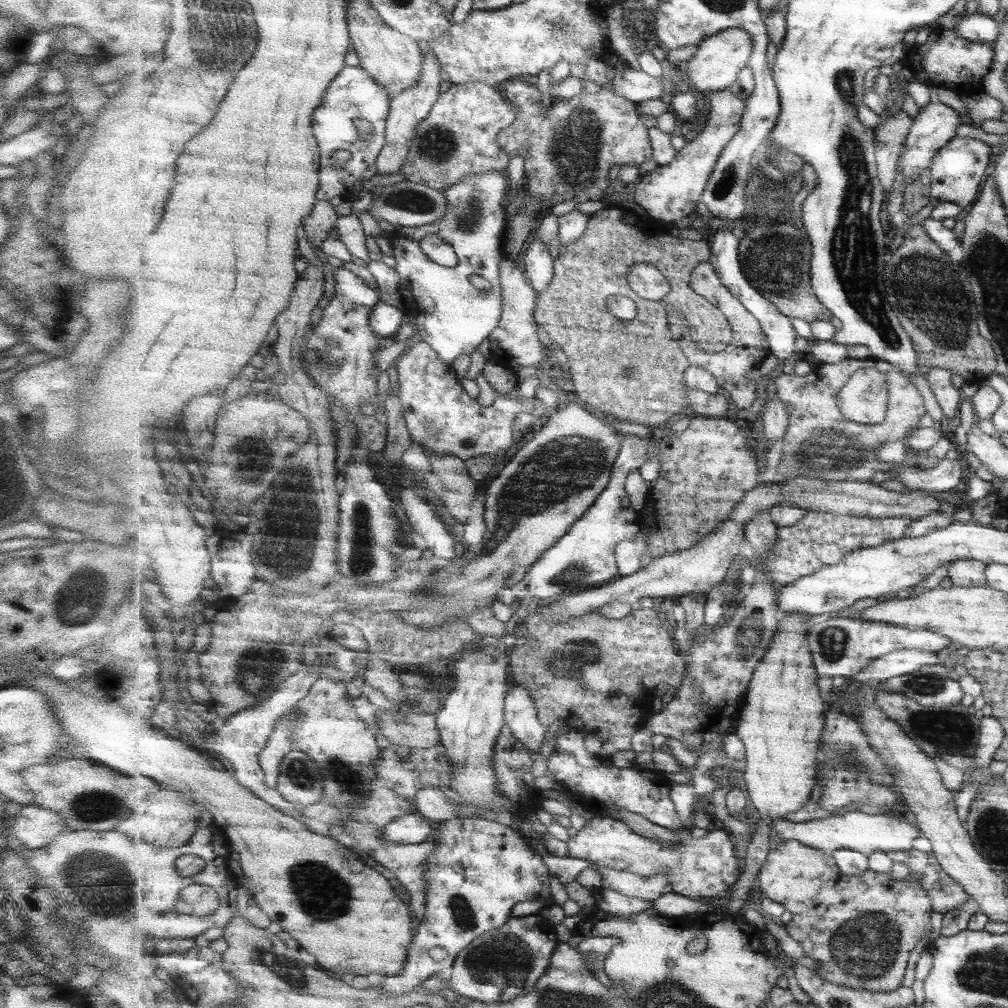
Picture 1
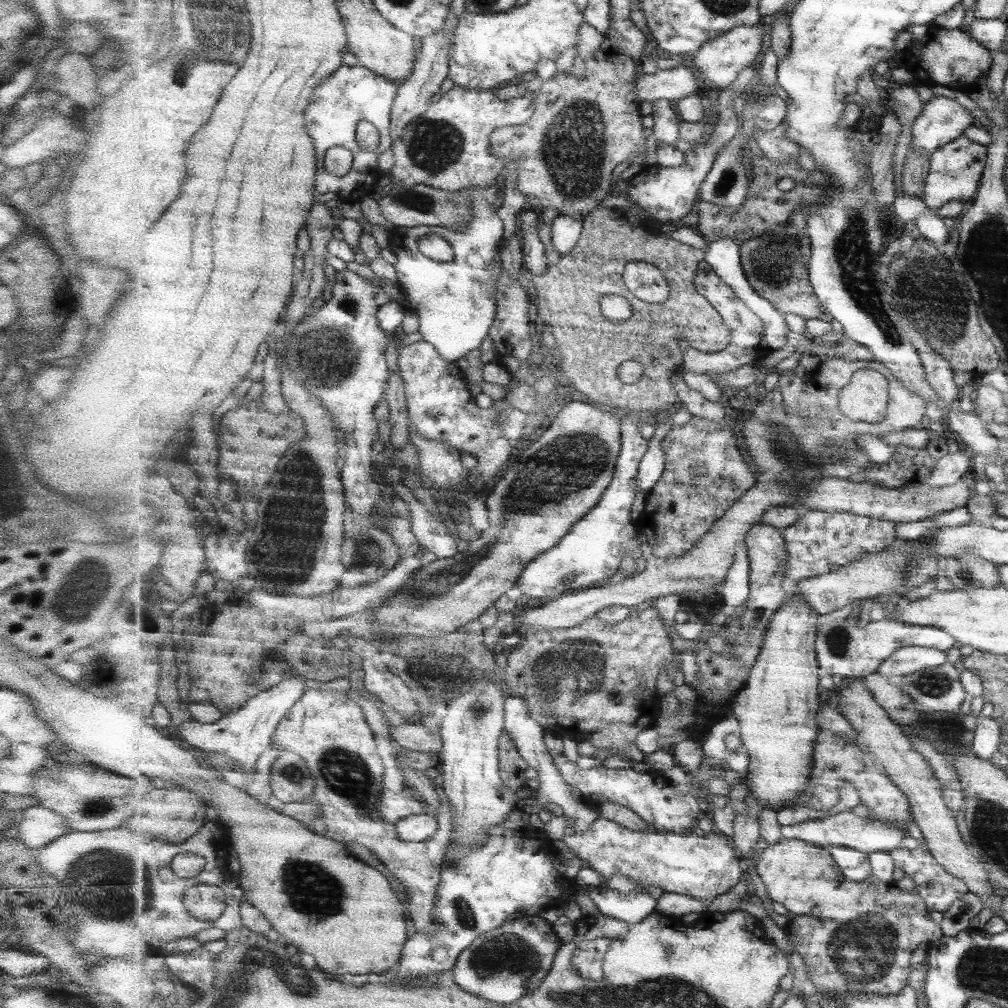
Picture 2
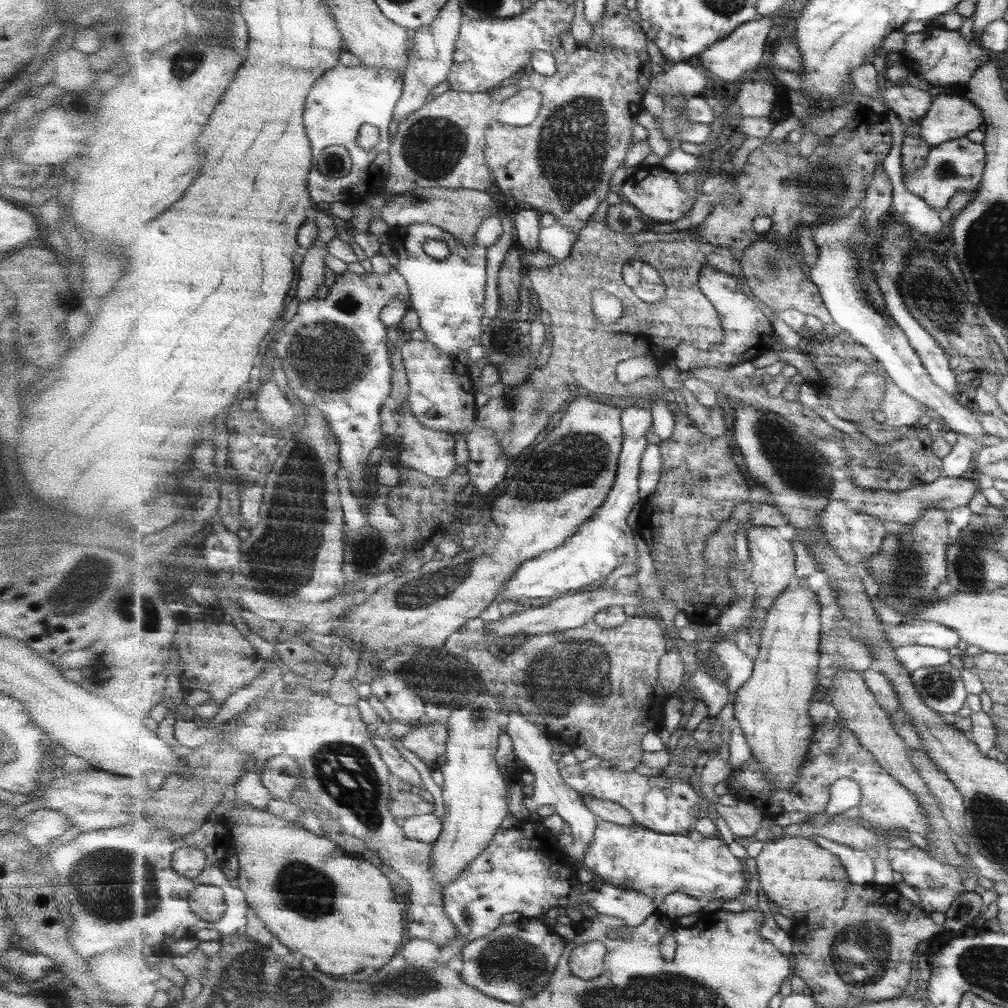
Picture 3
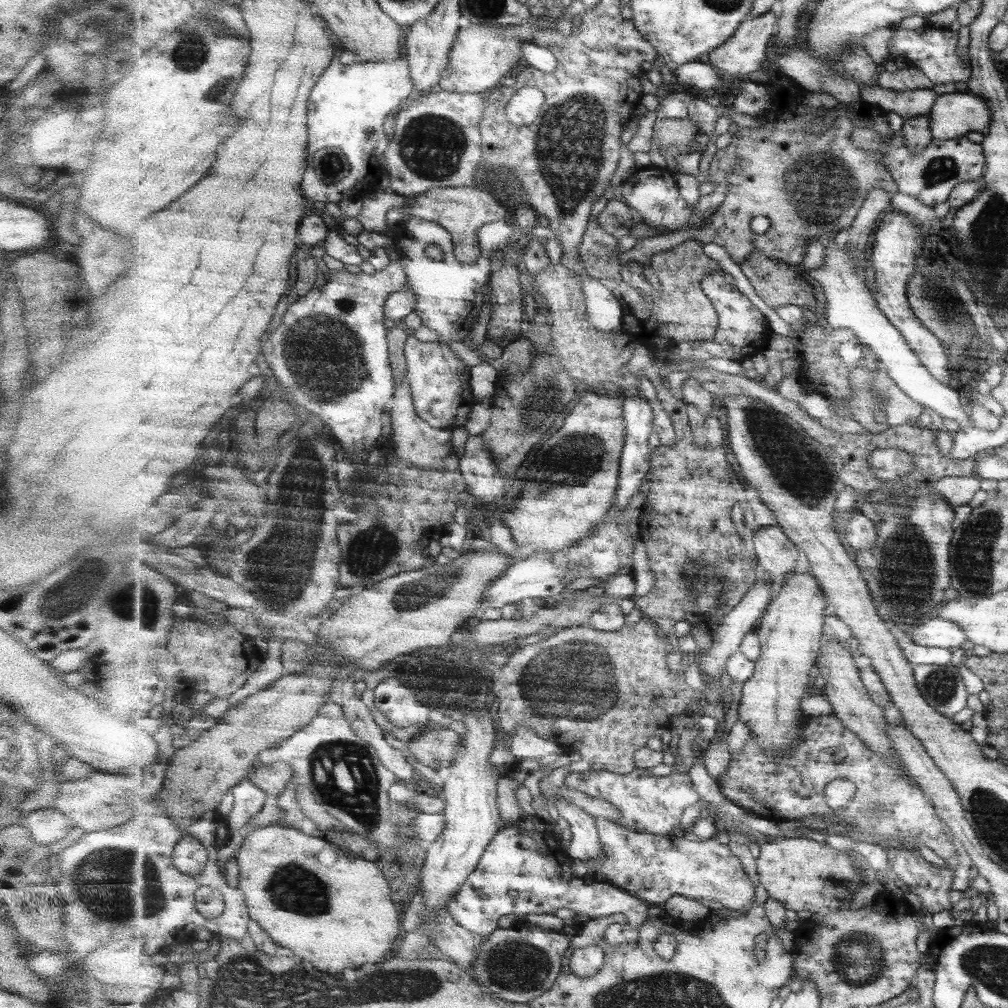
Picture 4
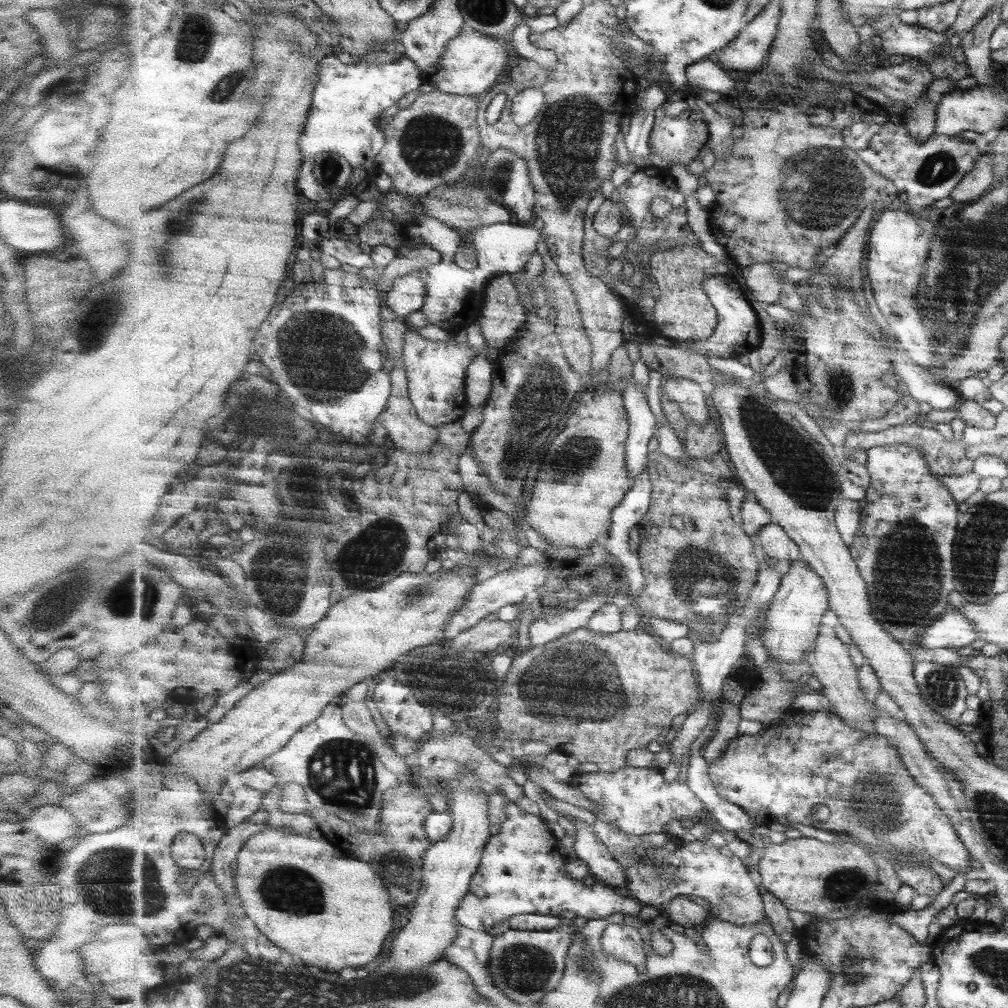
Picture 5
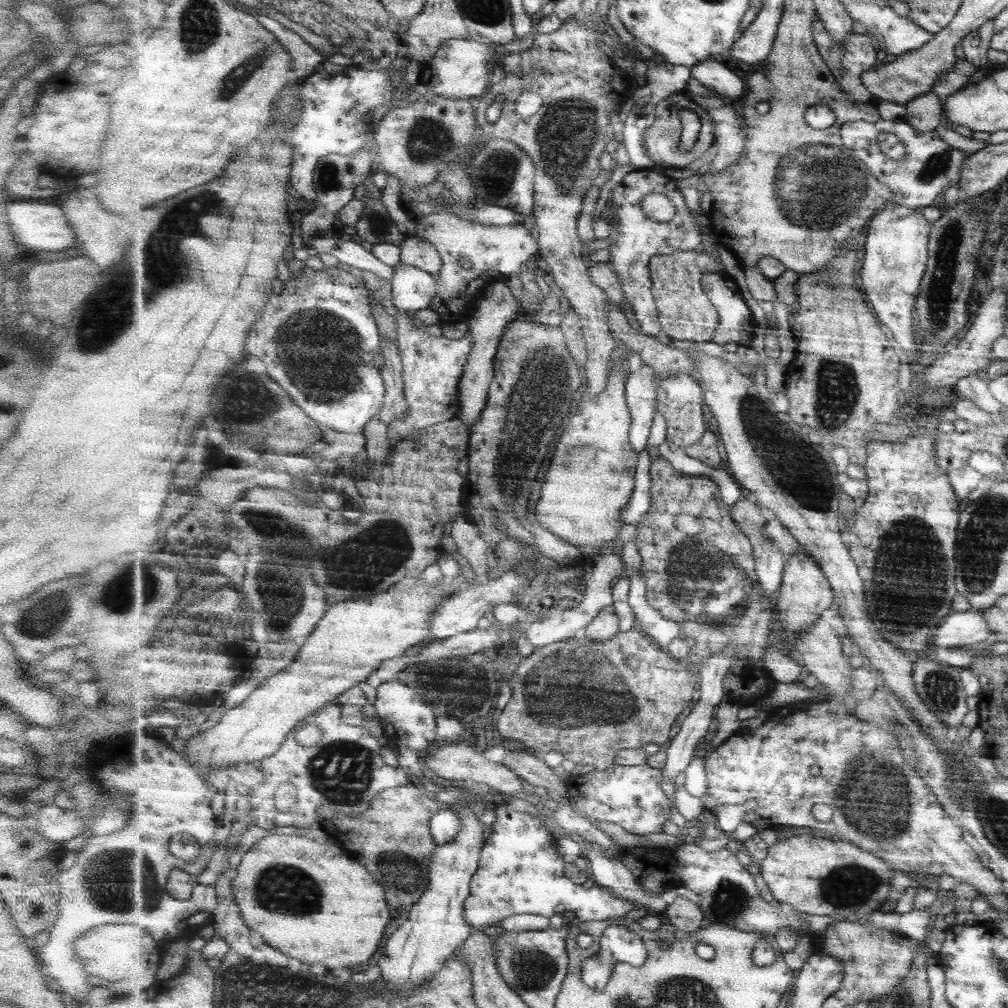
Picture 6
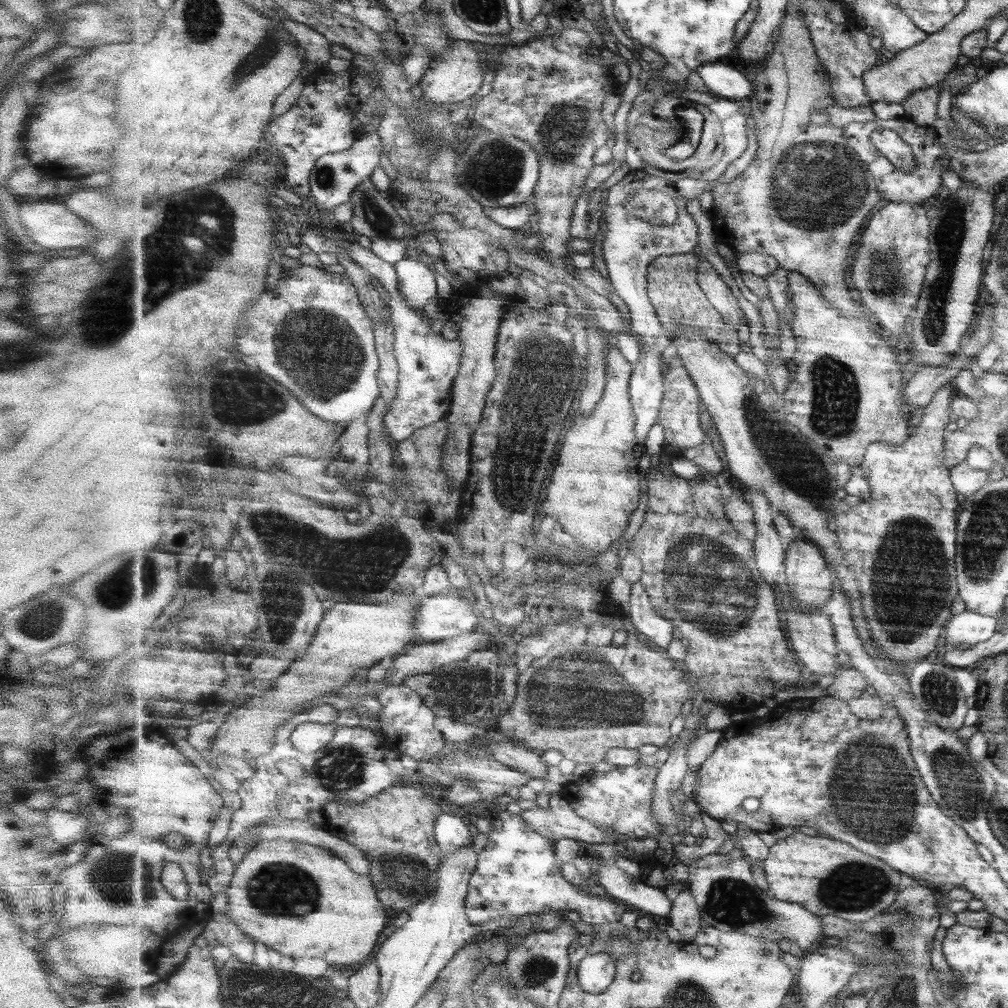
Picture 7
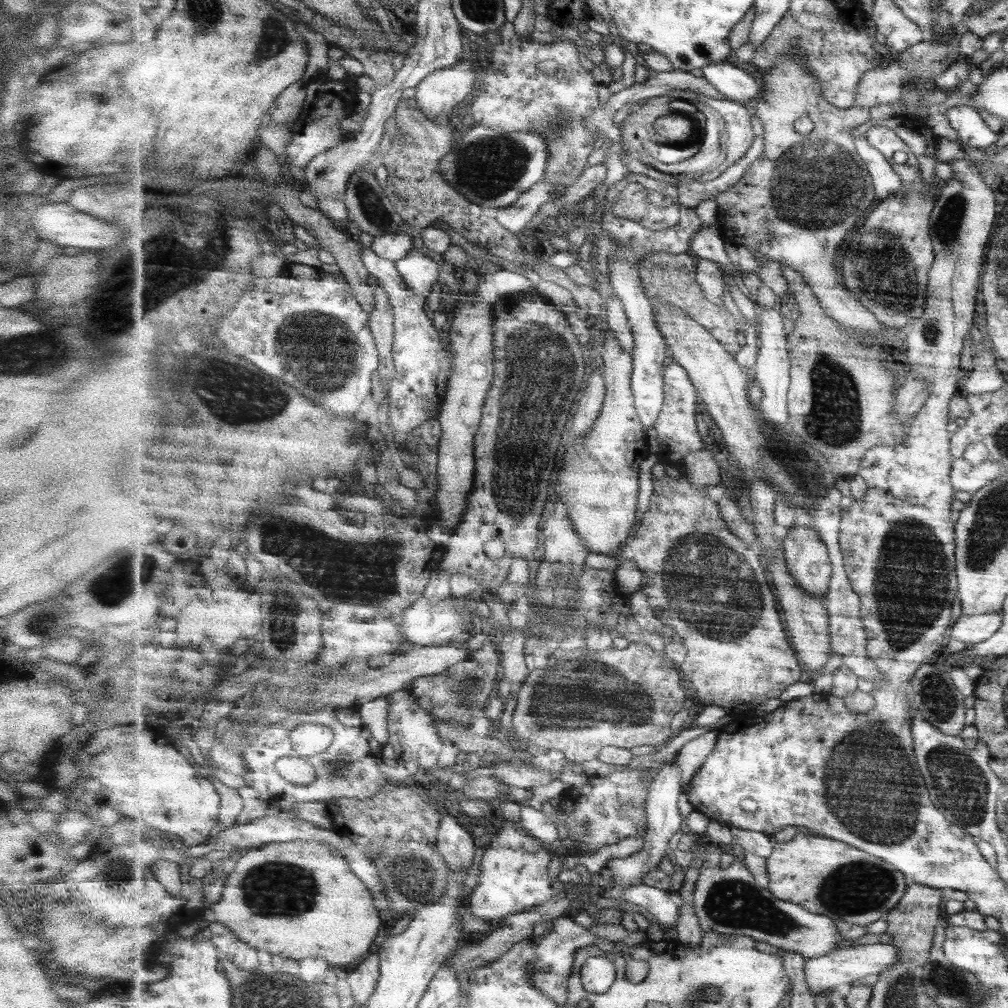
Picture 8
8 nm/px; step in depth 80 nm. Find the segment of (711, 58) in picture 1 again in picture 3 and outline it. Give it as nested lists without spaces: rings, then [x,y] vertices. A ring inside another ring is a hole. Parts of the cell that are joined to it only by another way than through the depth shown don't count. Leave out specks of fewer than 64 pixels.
[[[759,17],[757,20],[751,20],[751,22],[739,26],[727,38],[710,46],[698,56],[696,62],[709,72],[709,77],[714,82],[719,80],[725,80],[725,82],[742,80],[746,74],[763,68],[761,62],[765,58],[765,46],[767,46],[767,38],[771,34],[771,28],[773,28],[773,20],[770,17]]]

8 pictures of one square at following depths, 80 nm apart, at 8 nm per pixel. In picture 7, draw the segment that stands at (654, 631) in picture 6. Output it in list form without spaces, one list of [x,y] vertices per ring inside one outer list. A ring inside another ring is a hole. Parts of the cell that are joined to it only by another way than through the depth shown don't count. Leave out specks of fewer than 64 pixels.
[[[636,582],[632,586],[628,618],[637,632],[661,649],[667,649],[673,643],[675,626],[654,609],[650,594],[641,582]]]

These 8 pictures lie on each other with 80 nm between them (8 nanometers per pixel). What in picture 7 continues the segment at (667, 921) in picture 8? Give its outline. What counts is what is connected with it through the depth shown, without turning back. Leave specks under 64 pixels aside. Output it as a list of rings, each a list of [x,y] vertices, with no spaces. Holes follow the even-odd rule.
[[[605,865],[593,874],[610,897],[623,901],[624,904],[638,909],[639,912],[653,916],[655,919],[667,920],[671,915],[672,901],[665,891],[637,882],[631,875],[615,865]]]

